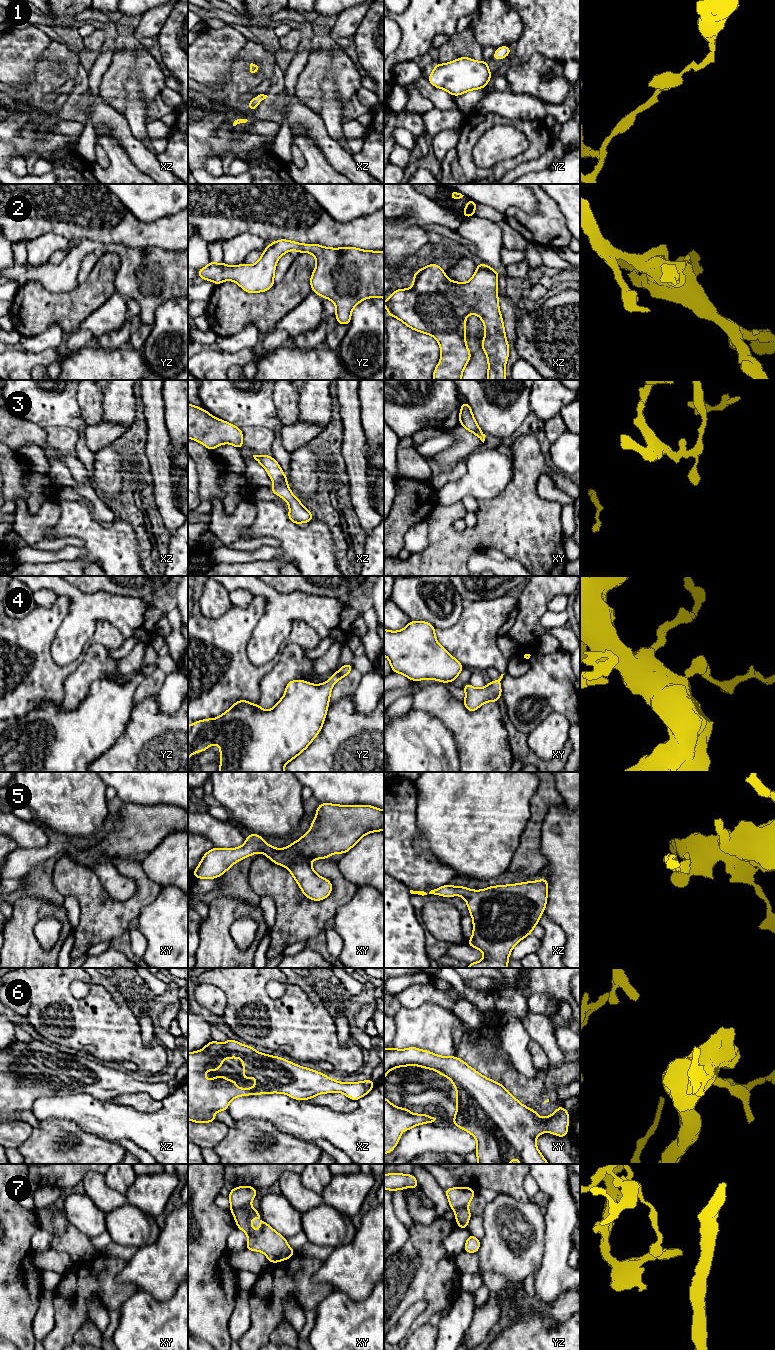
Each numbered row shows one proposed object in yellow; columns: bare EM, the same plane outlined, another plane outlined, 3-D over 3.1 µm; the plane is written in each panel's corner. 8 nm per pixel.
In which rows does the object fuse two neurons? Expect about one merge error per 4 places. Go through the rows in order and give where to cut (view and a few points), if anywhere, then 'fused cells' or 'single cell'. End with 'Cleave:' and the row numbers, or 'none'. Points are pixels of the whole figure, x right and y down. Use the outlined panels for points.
1: no cut | single cell
2: no cut | single cell
3: xz (276, 482), (286, 485) | fused cells
4: no cut | single cell
5: no cut | single cell
6: no cut | single cell
7: xy (249, 1205), (231, 1208) | fused cells
Cleave: 3, 7

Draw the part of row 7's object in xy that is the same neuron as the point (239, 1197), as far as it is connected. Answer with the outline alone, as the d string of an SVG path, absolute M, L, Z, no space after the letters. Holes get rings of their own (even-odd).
M251 1186L234 1187L229 1193L231 1208L244 1208L250 1206L258 1190Z

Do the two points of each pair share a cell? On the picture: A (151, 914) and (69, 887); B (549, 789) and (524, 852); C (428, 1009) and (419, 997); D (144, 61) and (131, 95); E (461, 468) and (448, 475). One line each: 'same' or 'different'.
A: different
B: same
C: different
D: different
E: same

